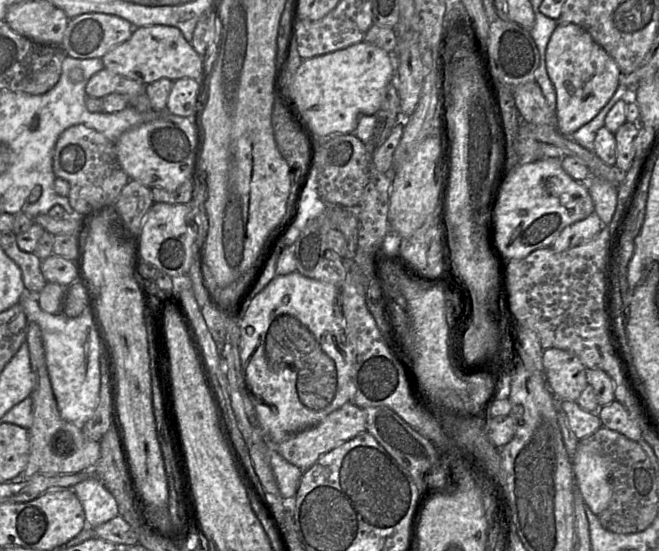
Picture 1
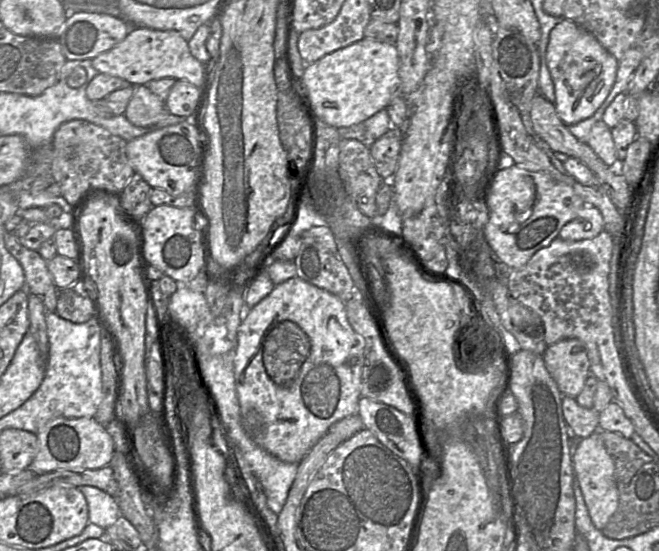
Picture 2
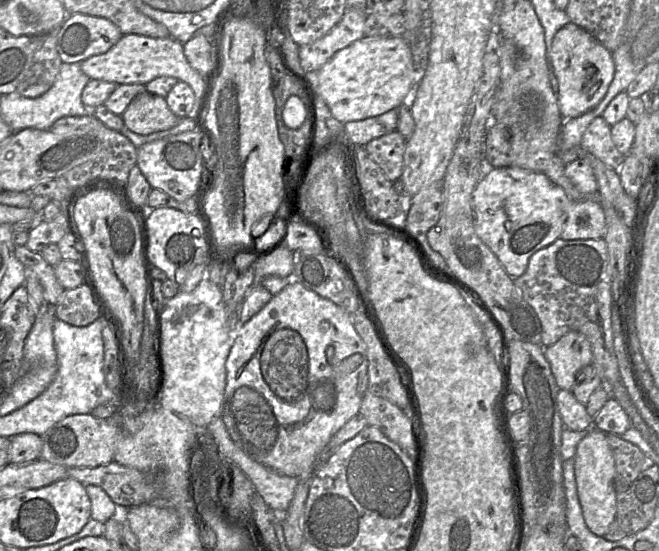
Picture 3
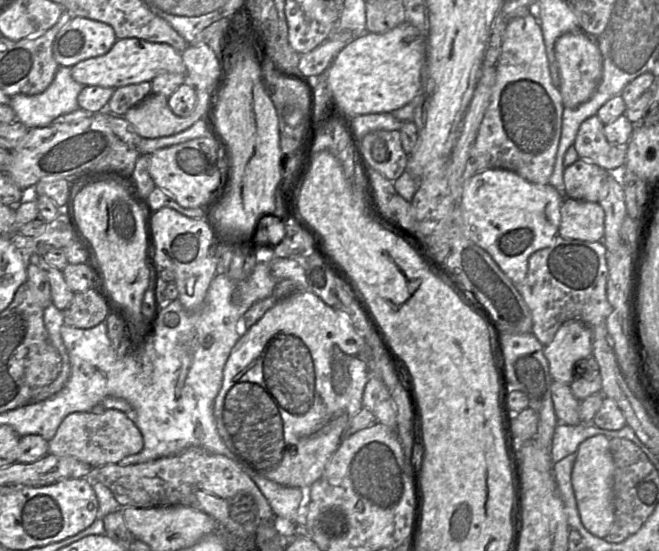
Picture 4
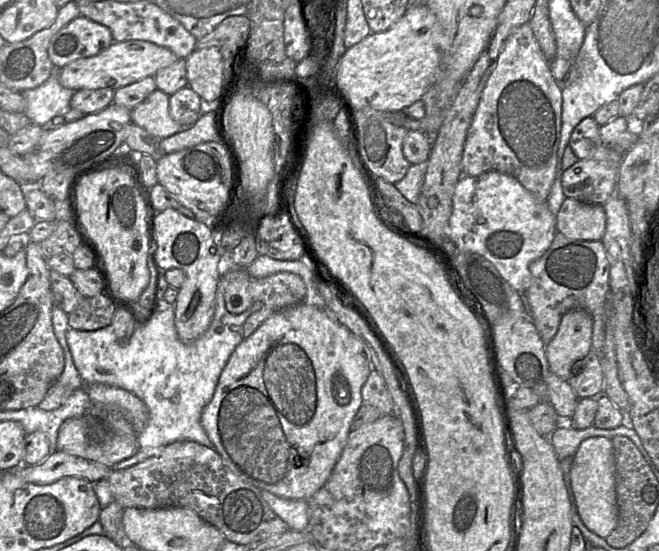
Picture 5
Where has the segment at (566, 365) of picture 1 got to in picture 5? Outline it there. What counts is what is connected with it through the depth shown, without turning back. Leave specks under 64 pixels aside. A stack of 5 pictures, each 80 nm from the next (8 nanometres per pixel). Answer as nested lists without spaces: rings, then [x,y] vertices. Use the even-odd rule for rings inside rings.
[[[583,309],[566,312],[554,338],[546,343],[550,372],[569,382],[576,361],[592,350],[593,316]]]

